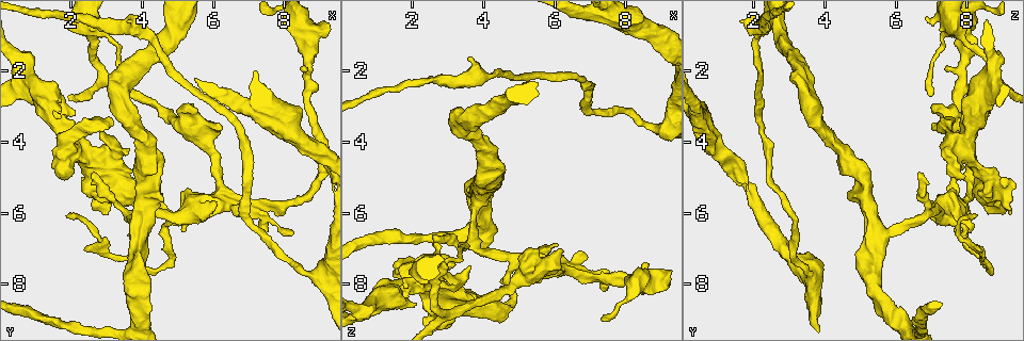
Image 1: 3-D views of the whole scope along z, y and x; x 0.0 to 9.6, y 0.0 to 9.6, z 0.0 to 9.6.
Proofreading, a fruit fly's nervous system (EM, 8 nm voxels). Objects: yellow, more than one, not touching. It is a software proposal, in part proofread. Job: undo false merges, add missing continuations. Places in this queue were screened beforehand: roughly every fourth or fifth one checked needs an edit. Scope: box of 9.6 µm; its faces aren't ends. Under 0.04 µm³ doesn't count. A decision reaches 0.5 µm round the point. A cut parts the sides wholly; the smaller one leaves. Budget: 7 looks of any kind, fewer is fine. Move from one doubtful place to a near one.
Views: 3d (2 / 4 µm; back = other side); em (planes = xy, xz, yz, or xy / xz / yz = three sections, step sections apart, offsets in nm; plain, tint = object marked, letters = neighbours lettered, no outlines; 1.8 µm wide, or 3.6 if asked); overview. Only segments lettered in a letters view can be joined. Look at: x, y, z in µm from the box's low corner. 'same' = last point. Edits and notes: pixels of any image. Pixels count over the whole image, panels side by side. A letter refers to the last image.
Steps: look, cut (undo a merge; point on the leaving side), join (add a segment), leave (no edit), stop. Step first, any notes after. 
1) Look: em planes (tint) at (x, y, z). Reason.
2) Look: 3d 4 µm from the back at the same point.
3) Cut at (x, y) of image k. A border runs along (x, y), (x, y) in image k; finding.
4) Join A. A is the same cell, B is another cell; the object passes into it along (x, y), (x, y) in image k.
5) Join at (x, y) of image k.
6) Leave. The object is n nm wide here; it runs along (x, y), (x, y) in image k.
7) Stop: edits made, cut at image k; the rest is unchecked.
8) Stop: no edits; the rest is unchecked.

Look: em xy step 16 (letters) at (2.80, 3.70, 7.75). Free end.

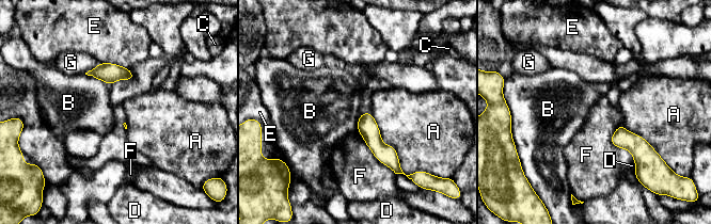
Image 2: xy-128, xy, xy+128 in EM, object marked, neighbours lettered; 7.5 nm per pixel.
Leave. A, B, C, D, E, F and G are other cells; a border runs along (84, 74), (103, 80), (110, 85) in image 2; none of them fits.

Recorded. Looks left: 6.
Look: em planes (plain) at (5.30, 6.00, 7.40).

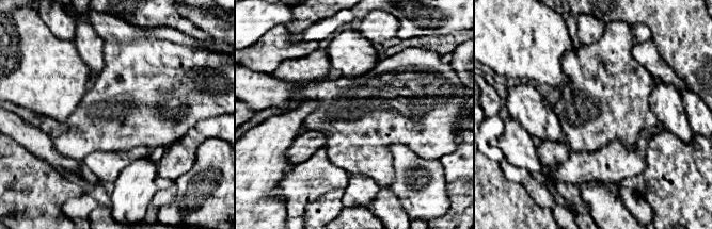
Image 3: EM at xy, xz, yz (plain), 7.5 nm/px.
Look: em planes (tint) at the same point.

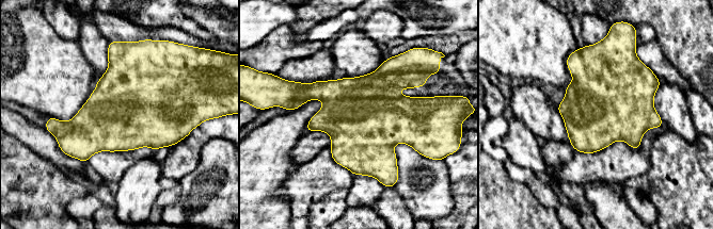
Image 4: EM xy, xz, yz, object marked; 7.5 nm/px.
Look: em planes (letters) at the same point.

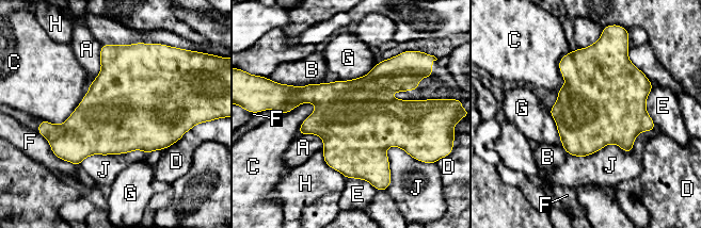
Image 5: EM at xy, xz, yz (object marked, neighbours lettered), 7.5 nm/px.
Leave. A, B, C, D, E, F, G, H and J are other cells; a border runs along (312, 102), (315, 110), (298, 135) in image 5; continuous, no second neuron.

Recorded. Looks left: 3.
Look: em planes (tint) at (3.10, 0.70, 2.30). Thick turns thin.

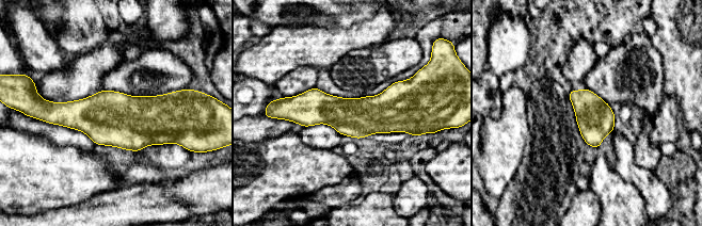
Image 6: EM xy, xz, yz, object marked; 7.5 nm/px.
Look: em planes (letters) at the same point.

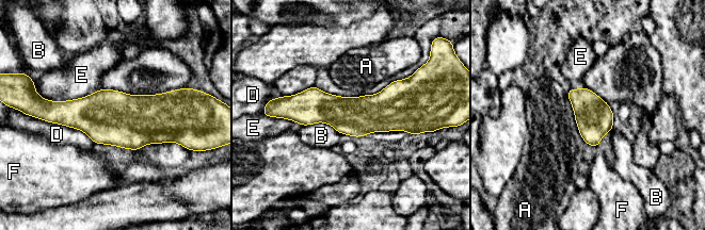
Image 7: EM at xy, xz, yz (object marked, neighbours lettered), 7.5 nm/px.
Leave. A, B, D, E and F are other cells; a border runs along (302, 126), (325, 122), (340, 134) in image 7; one neuron here.

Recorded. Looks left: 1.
Stop: no edits; the rest is unchecked.

